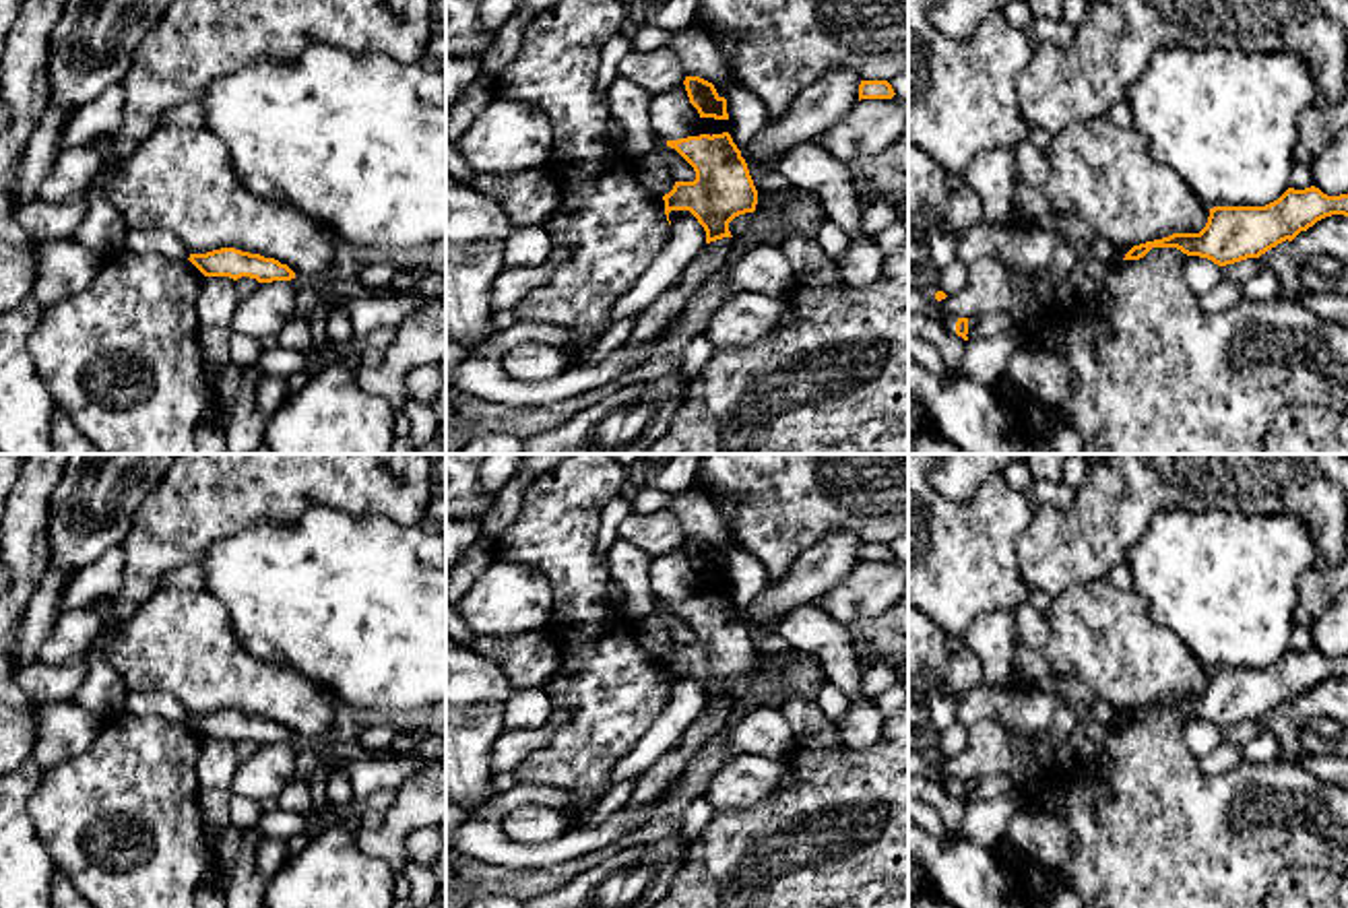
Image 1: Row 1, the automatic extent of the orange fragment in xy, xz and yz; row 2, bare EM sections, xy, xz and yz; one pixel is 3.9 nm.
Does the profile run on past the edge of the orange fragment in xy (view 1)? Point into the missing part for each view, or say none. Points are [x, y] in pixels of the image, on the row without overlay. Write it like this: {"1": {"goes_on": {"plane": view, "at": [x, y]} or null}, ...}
{"1": {"goes_on": null}}

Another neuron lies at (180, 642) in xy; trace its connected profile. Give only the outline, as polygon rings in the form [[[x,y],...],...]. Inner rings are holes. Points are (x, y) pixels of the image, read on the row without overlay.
[[[161,588],[120,629],[103,625],[89,654],[103,654],[128,691],[175,695],[190,716],[235,710],[287,726],[295,741],[316,743],[332,726],[334,698],[301,673],[246,650],[233,636],[225,605],[206,590]]]

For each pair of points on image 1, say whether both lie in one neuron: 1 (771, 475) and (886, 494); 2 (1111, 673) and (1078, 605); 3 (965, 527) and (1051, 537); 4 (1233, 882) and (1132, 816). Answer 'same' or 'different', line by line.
1: same
2: same
3: different
4: same

